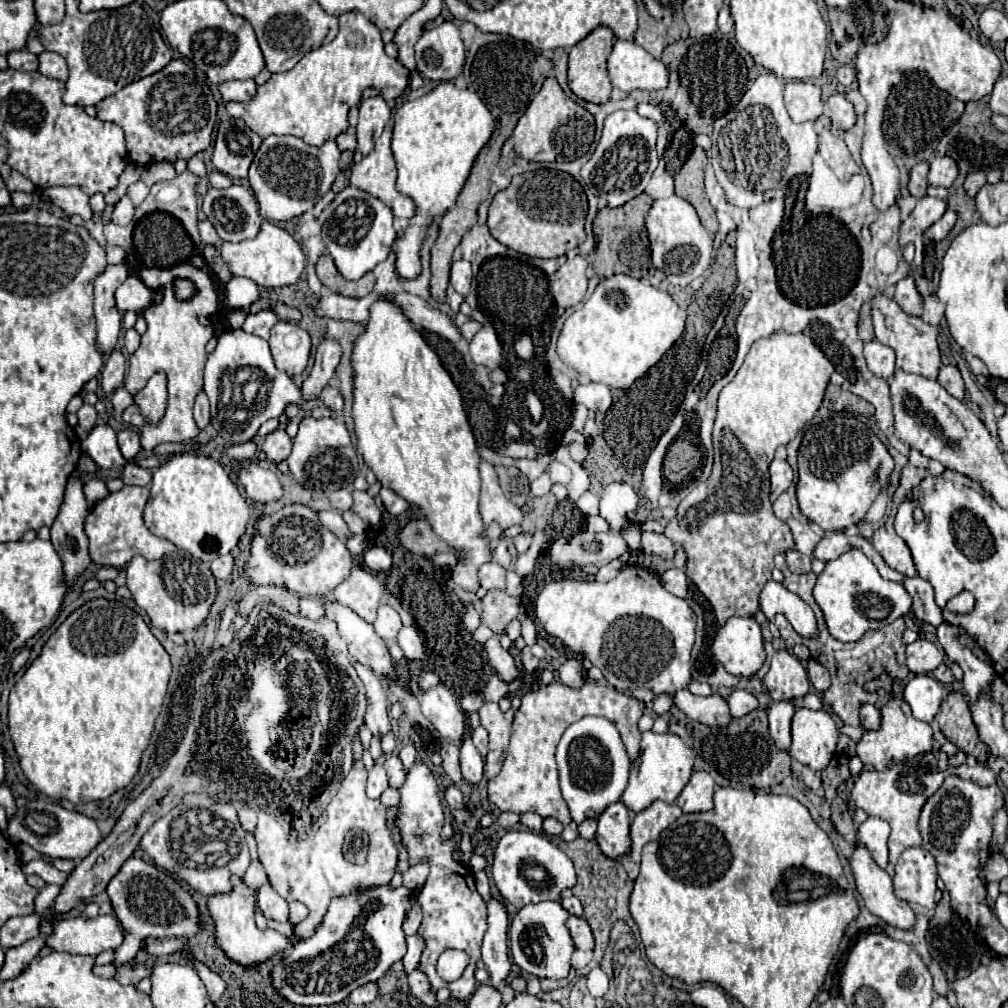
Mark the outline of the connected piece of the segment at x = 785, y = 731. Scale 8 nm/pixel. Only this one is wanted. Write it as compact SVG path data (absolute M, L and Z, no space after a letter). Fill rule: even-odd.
M781 700L769 706L769 732L781 750L789 750L791 746L791 718L795 708L791 702Z

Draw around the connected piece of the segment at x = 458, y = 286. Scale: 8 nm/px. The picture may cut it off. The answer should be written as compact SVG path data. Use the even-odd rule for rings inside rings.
M455 260L451 264L451 272L449 272L449 280L455 292L459 292L461 296L467 296L469 286L471 286L471 264L467 260Z

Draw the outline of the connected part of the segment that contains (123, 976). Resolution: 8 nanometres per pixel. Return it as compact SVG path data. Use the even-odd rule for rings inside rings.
M143 962L143 964L137 966L137 968L123 966L121 970L117 970L115 980L119 980L121 984L135 984L135 982L139 982L139 980L145 978L145 976L149 976L149 966L147 966L147 962Z

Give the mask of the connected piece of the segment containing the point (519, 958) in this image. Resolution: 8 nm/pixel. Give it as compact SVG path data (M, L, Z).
M539 902L533 906L521 908L509 928L513 962L523 972L529 972L537 978L565 978L571 968L569 958L573 952L569 930L565 930L567 918L569 914L563 910L559 902Z

